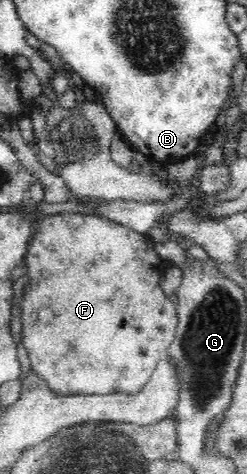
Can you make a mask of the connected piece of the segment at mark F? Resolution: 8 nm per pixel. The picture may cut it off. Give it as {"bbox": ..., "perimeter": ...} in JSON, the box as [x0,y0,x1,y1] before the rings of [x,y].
{"bbox":[20,213,177,395],"perimeter":[[[59,213],[51,216],[41,217],[41,224],[37,226],[37,230],[35,233],[32,233],[33,238],[31,238],[30,243],[28,244],[28,252],[25,256],[25,264],[28,266],[28,276],[29,276],[29,286],[31,286],[31,290],[28,293],[25,293],[23,296],[23,300],[21,300],[21,317],[20,321],[22,322],[22,335],[23,340],[22,344],[26,348],[26,352],[28,353],[29,360],[31,362],[31,366],[35,369],[35,372],[39,374],[39,376],[43,377],[43,379],[49,381],[49,387],[53,388],[53,391],[57,391],[60,393],[77,393],[78,395],[92,395],[92,394],[109,394],[114,392],[124,392],[124,393],[134,393],[138,390],[141,390],[148,383],[149,377],[155,372],[157,368],[157,363],[168,354],[169,346],[174,341],[174,337],[176,336],[176,328],[177,328],[177,310],[175,309],[175,304],[171,302],[171,299],[165,296],[165,292],[163,292],[163,288],[161,288],[161,276],[164,276],[165,266],[163,265],[158,252],[154,249],[154,243],[149,240],[149,238],[145,234],[141,234],[140,232],[135,232],[130,228],[125,228],[116,222],[111,220],[105,220],[104,218],[97,218],[96,216],[91,215],[81,215],[79,213]]]}

